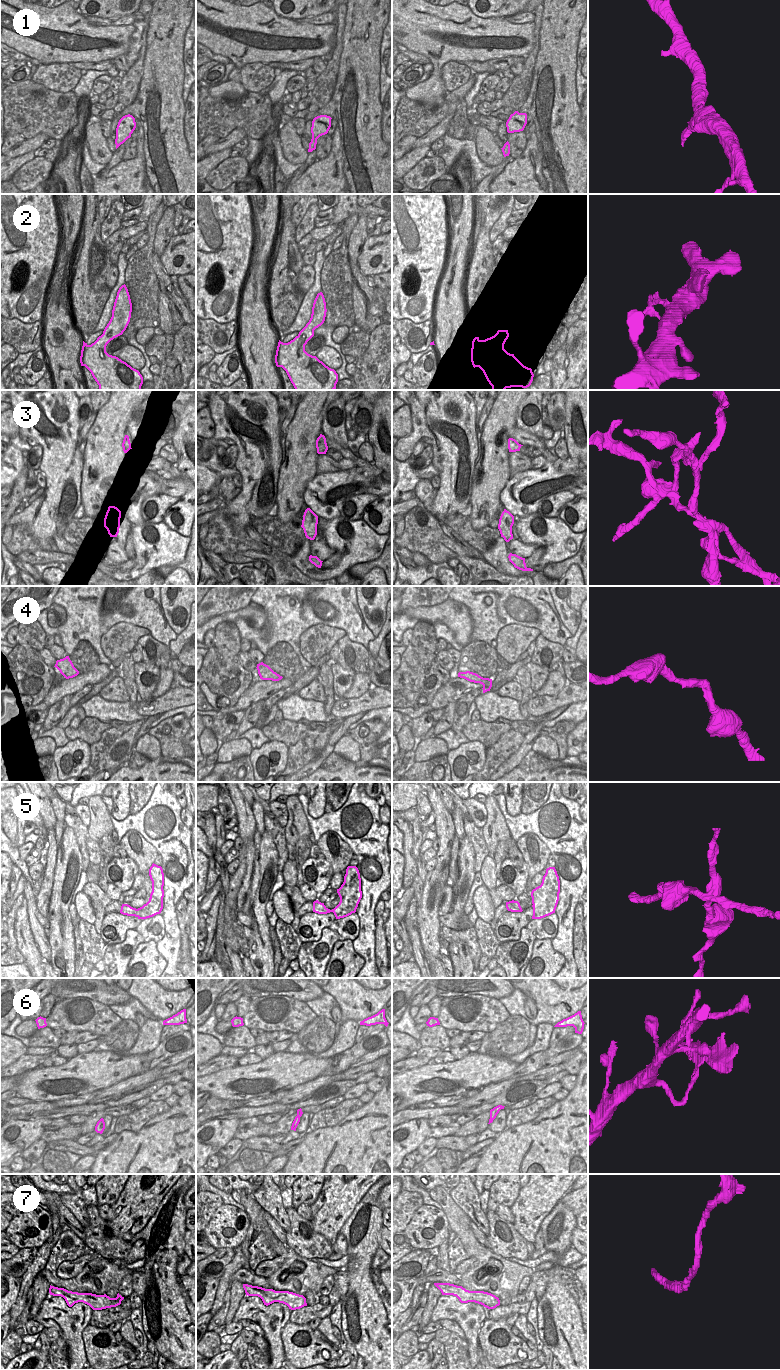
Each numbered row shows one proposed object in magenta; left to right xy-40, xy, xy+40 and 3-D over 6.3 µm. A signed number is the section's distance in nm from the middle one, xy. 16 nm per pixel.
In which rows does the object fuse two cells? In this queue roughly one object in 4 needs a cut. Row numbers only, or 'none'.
3, 5, 6

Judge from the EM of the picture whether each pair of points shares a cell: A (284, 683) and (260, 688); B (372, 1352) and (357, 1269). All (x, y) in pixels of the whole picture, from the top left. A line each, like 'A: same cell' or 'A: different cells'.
A: same cell
B: same cell

